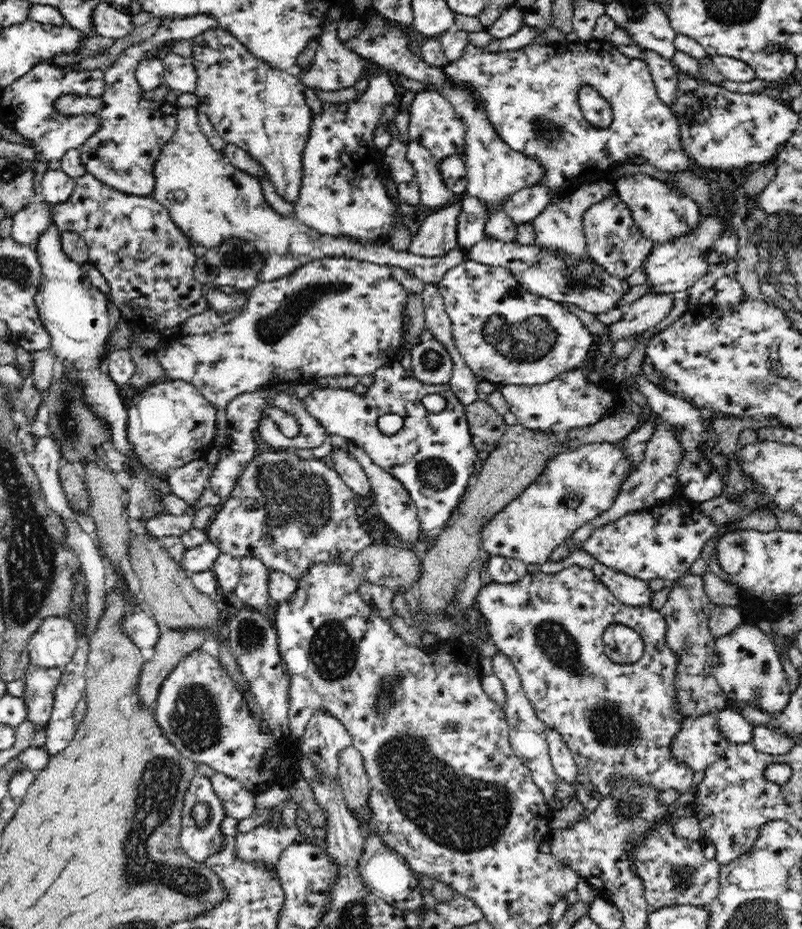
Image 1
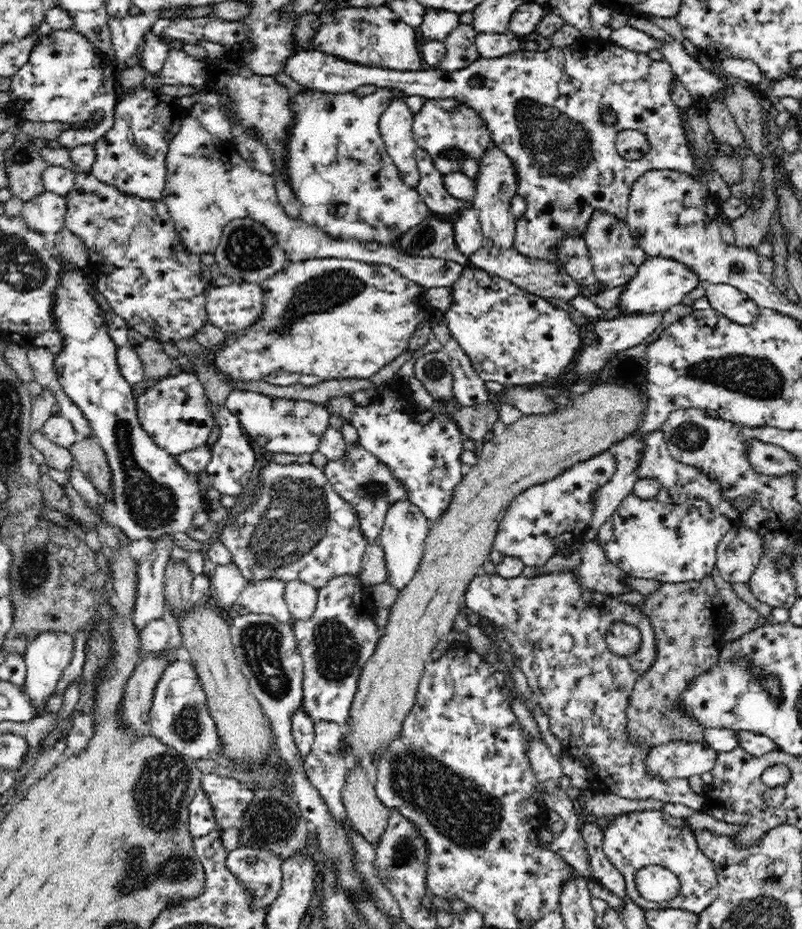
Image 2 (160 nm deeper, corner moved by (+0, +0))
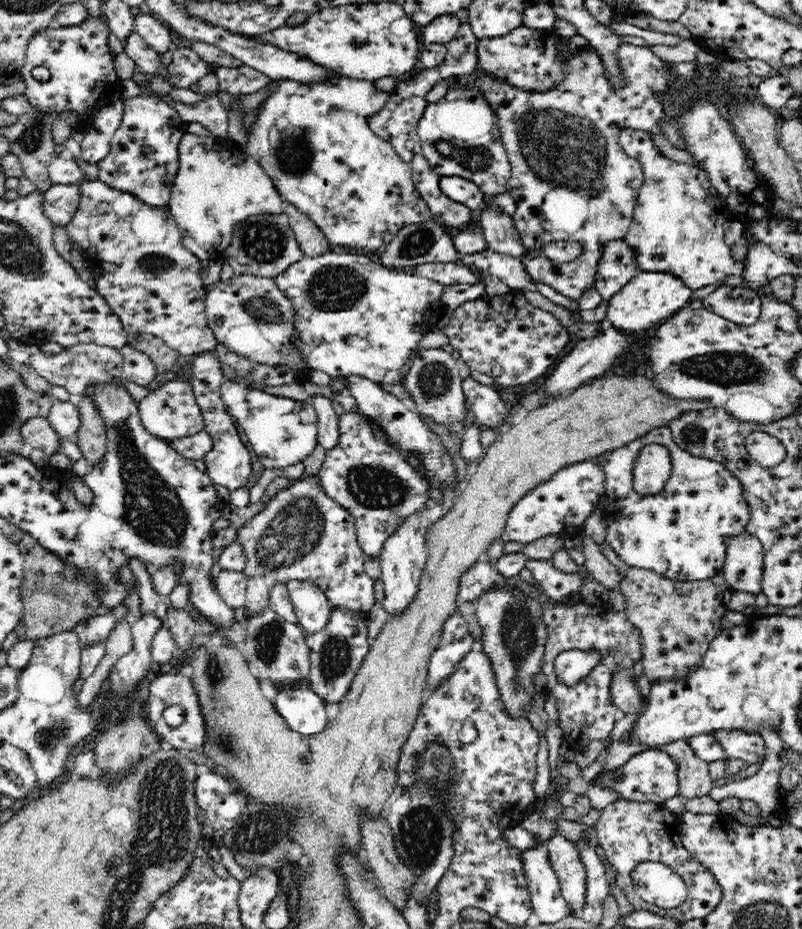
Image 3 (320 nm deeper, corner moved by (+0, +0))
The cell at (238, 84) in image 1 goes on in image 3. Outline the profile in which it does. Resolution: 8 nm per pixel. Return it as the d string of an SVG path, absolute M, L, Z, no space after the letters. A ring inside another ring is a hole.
M285 203L284 212L288 215L290 227L294 230L295 238L306 256L320 256L322 253L328 253L332 250L332 244L326 239L326 236L320 231L314 222L300 212L291 203Z

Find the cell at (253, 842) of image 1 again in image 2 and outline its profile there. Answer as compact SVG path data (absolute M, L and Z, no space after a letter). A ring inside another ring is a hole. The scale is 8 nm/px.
M238 846L227 854L225 865L252 893L253 904L267 908L278 898L283 881L282 861L264 848Z

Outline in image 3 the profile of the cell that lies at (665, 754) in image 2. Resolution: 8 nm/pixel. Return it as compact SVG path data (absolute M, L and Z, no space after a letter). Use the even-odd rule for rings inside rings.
M650 748L639 752L637 755L631 756L630 760L620 766L619 779L612 777L612 771L604 771L592 780L598 784L600 788L608 788L616 794L620 794L619 798L623 798L628 802L654 802L663 803L668 798L674 798L679 792L678 770L673 758L666 754L662 749Z

